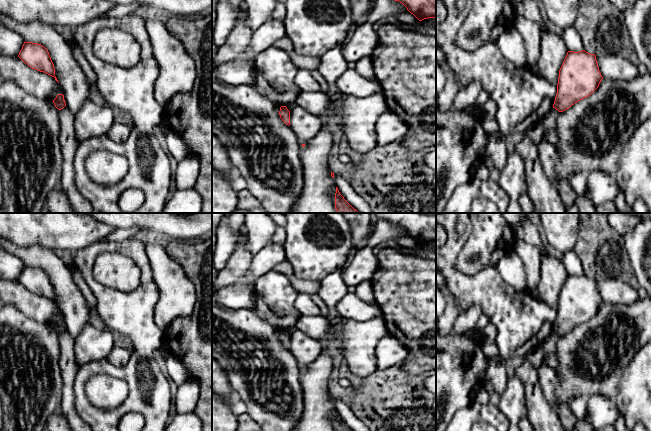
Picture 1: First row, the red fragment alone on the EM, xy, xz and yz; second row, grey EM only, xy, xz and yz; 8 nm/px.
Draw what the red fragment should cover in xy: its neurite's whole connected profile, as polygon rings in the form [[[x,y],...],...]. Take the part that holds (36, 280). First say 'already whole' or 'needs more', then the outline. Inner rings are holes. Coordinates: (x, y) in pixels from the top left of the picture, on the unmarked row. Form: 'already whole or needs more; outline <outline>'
already whole; outline [[[25,265],[18,281],[32,293],[48,298],[58,306],[49,276],[41,268]]]

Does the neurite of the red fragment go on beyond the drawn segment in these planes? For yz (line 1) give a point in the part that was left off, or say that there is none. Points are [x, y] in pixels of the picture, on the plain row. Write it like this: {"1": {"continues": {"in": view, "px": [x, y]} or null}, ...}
{"1": {"continues": null}}

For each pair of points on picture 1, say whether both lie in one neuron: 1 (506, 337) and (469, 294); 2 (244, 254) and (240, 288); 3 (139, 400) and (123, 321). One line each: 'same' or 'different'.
1: same
2: different
3: same

